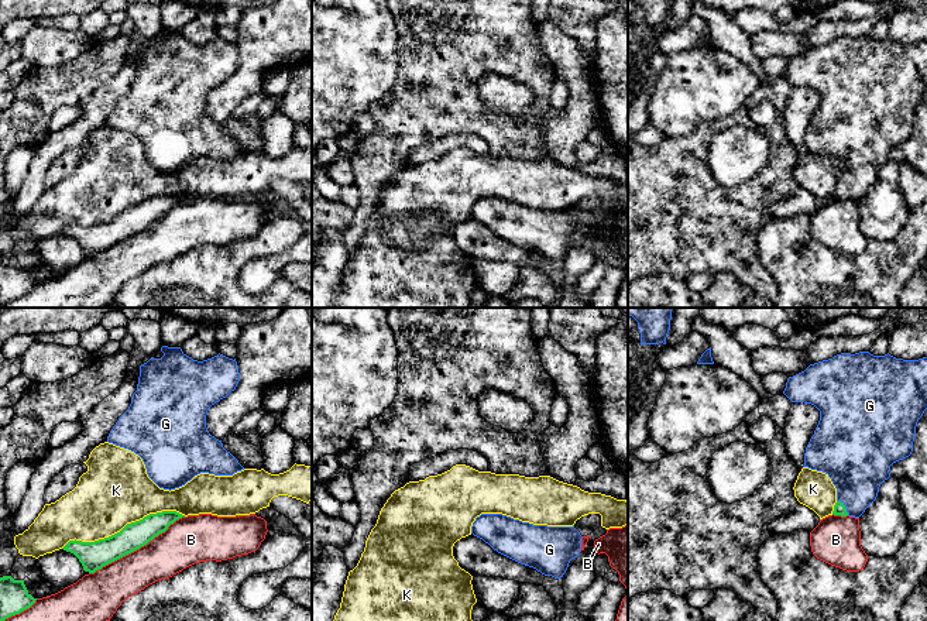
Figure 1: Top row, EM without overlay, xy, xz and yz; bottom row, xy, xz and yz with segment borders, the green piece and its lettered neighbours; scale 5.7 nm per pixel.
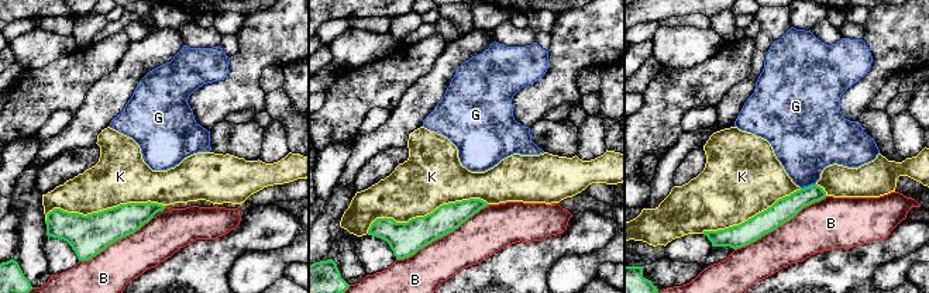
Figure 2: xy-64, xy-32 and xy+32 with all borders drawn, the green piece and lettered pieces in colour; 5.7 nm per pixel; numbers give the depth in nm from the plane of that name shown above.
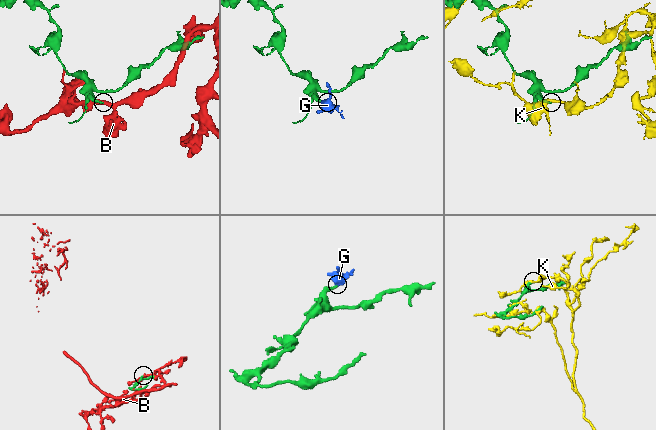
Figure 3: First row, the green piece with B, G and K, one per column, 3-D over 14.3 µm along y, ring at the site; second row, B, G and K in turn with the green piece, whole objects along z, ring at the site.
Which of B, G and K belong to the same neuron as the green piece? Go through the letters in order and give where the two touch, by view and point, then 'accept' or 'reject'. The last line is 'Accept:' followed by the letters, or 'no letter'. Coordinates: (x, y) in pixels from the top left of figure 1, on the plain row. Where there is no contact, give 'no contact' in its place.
B: xy (136, 233) | reject
G: yz (844, 191) | accept
K: xy (124, 210) | reject
Accept: G

